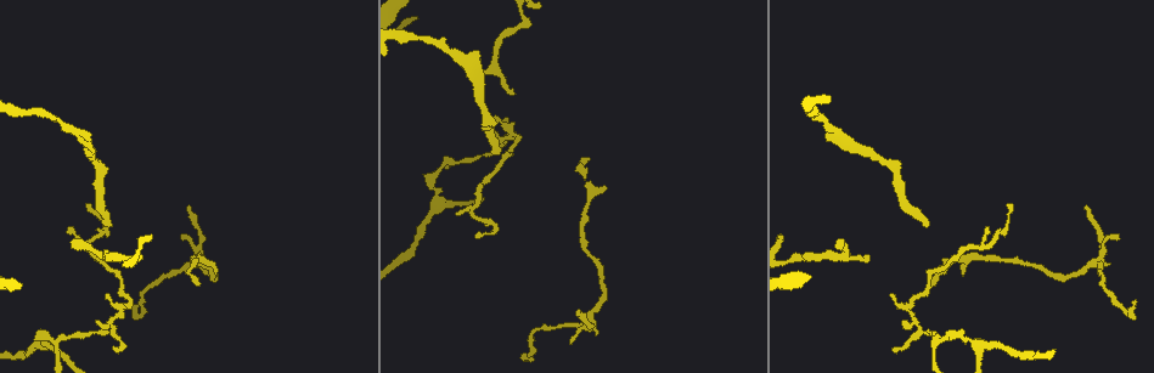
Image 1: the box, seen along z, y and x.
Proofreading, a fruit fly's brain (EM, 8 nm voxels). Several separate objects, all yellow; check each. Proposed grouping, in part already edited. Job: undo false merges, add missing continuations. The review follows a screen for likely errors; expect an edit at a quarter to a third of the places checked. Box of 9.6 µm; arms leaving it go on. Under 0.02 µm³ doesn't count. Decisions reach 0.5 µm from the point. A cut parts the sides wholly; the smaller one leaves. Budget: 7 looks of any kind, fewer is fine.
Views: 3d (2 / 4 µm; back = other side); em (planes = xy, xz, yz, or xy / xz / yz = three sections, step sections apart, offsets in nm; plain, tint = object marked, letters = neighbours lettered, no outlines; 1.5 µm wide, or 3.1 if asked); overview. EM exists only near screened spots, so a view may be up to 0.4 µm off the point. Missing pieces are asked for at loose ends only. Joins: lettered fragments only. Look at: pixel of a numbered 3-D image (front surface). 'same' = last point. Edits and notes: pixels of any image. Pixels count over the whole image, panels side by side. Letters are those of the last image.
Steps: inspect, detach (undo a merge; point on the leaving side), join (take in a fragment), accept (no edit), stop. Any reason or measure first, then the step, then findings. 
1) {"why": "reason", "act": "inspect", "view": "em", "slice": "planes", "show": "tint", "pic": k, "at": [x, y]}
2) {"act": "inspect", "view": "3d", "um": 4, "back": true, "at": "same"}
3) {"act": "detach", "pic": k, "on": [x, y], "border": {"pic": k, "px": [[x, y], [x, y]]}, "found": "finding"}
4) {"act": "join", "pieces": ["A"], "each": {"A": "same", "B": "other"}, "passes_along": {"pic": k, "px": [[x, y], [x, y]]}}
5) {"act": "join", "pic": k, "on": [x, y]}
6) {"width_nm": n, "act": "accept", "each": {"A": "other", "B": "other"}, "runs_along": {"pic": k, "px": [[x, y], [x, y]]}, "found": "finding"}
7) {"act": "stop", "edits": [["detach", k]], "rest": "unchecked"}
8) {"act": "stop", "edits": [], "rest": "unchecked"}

{"why": "thin end", "act": "inspect", "view": "3d", "um": 2, "pic": 1, "at": [514, 93]}

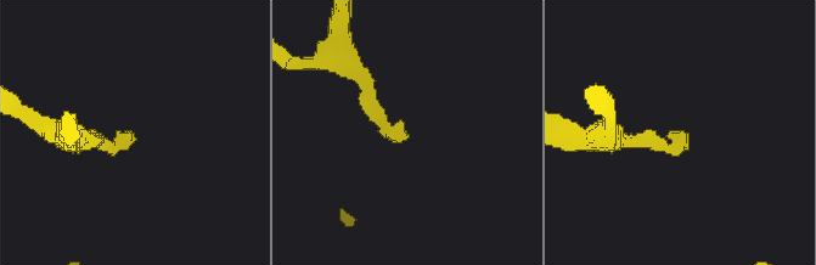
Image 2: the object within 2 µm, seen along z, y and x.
{"why": "shape alone is not enough", "act": "inspect", "view": "em", "slice": "planes", "show": "plain", "pic": 2, "at": [404, 139]}

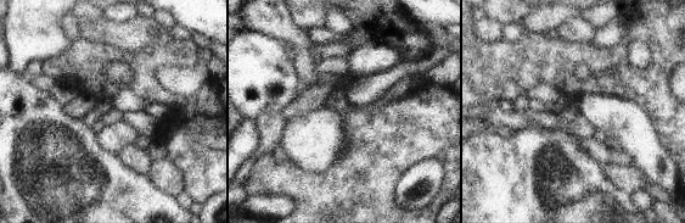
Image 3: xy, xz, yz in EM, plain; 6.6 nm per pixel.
{"why": "what lies round it", "act": "inspect", "view": "em", "slice": "planes", "show": "letters", "at": "same"}

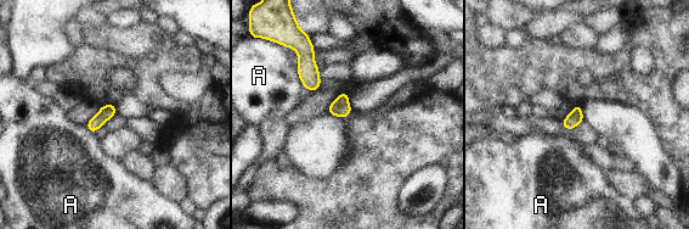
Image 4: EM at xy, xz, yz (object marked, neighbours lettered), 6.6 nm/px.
{"act": "accept", "each": {"A": "other"}, "border": {"pic": 4, "px": [[297, 65], [297, 72], [304, 87]]}, "found": "none of them fits"}

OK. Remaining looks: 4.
{"why": "sharp bend", "act": "inspect", "view": "3d", "um": 4, "pic": 1, "at": [798, 258]}

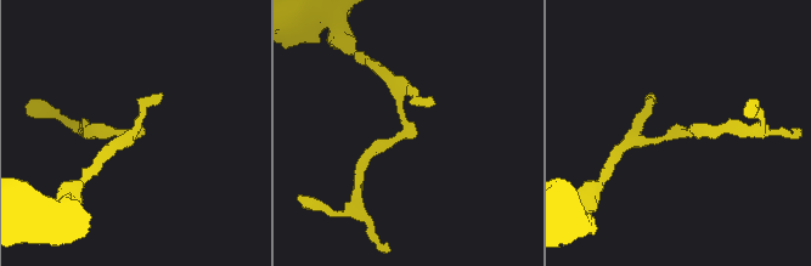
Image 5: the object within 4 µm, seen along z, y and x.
{"arm_widths_nm": [170, 220], "act": "inspect", "view": "em", "slice": "planes", "show": "letters", "pic": 5, "at": [681, 136]}

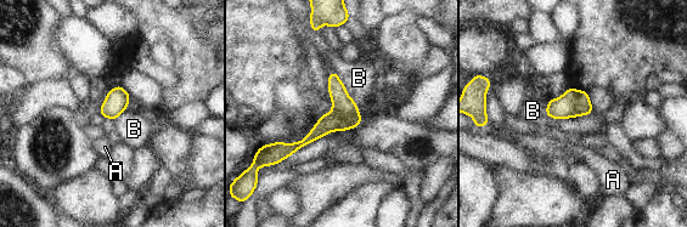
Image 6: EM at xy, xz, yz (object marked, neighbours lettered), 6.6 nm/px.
{"act": "accept", "each": {"A": "other", "B": "other"}, "runs_along": {"pic": 6, "px": [[333, 75], [337, 112], [308, 140], [280, 152]]}, "found": "continuous, no second neuron"}

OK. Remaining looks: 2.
{"act": "inspect", "view": "3d", "um": 4, "pic": 1, "at": [603, 186]}

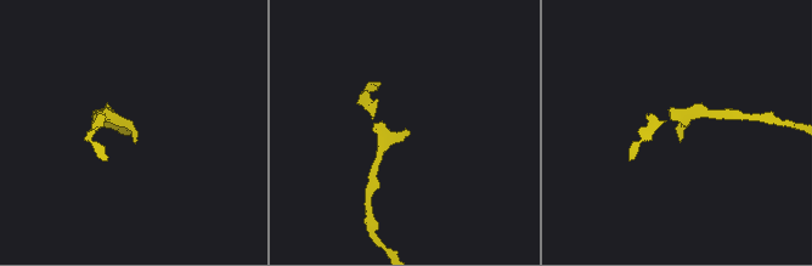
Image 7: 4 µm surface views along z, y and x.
{"act": "inspect", "view": "em", "slice": "planes", "show": "letters", "pic": 7, "at": [409, 130]}

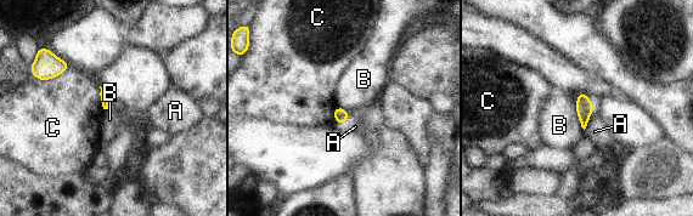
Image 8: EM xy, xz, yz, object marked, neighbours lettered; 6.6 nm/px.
{"longest_contact_nm": ["C", 240], "act": "accept", "each": {"A": "other", "B": "other", "C": "other"}, "border": {"pic": 8, "px": [[575, 97], [578, 119], [584, 129]]}, "found": "none of them fits"}

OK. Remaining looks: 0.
{"act": "stop", "edits": [], "rest": "unchecked"}

